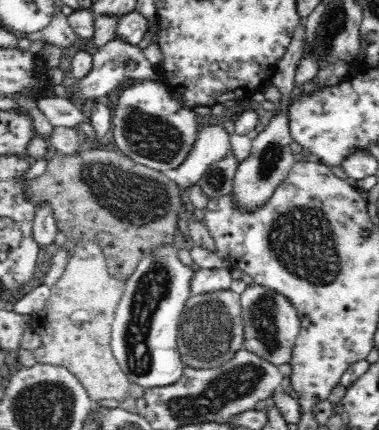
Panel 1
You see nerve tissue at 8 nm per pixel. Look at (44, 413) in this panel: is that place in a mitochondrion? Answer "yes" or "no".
yes

